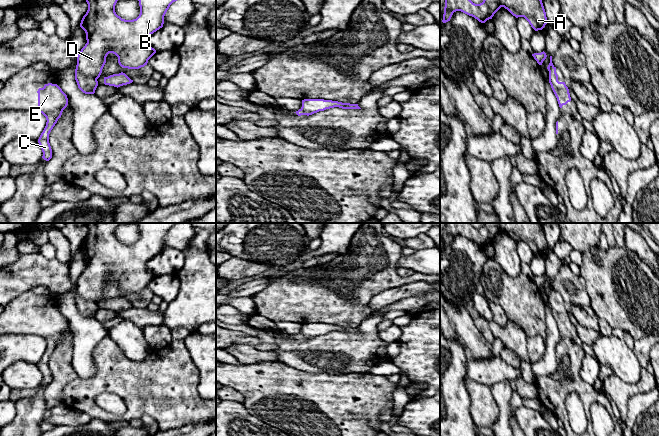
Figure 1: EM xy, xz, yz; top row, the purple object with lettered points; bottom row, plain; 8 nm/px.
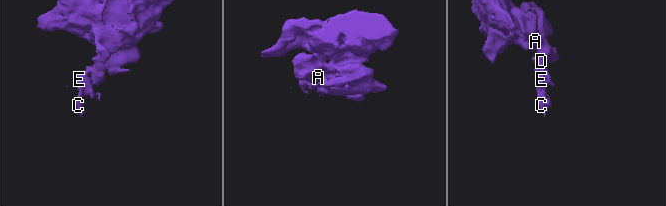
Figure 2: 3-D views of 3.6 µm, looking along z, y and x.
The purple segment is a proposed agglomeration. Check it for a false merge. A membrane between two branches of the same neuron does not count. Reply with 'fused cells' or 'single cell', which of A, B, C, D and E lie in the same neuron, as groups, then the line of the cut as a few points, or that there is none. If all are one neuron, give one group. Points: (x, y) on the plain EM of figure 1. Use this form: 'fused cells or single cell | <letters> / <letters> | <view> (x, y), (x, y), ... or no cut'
fused cells | A B D / C E | xy (76, 291), (80, 296), (91, 299), (96, 303)

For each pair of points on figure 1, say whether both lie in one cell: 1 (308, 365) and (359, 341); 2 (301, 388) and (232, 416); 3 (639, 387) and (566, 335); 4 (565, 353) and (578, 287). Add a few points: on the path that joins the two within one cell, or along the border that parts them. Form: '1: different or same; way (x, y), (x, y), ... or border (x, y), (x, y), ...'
1: same; way (321, 356), (335, 356), (338, 353), (346, 353)
2: different; border (244, 401), (251, 413), (267, 423)
3: same; way (612, 399), (591, 396), (574, 379), (570, 362)
4: different; border (553, 290), (561, 296), (565, 303)

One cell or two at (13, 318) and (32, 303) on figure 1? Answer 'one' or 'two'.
one

